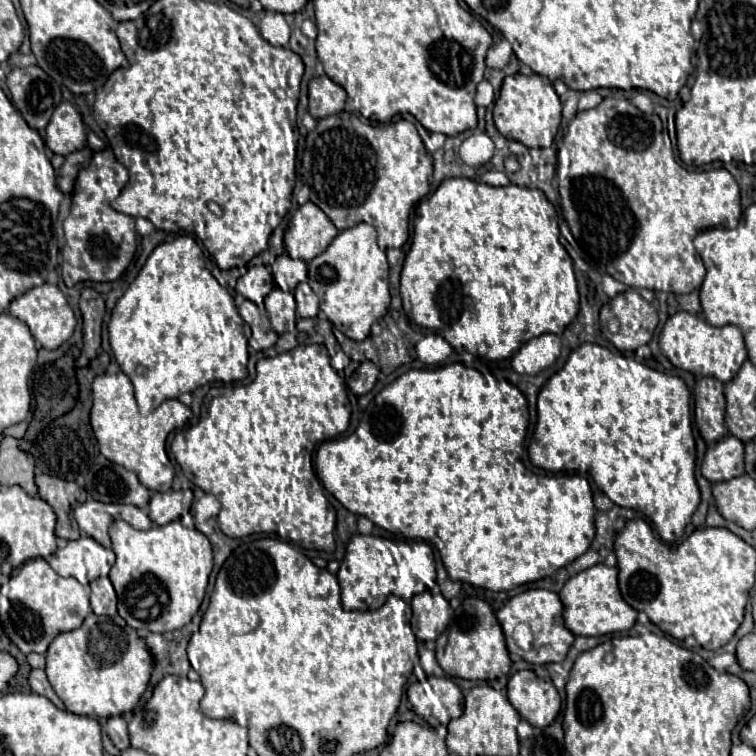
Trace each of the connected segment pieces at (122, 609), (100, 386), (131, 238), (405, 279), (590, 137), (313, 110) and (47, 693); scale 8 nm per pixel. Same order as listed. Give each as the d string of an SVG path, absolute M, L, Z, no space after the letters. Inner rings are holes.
M114 521L110 525L112 551L116 553L116 563L110 571L110 581L118 593L118 613L134 629L146 629L152 633L166 633L190 623L192 615L198 611L210 573L212 573L212 545L204 533L198 529L188 529L180 521L172 521L162 527L152 527L148 531L138 531L126 521Z
M126 373L116 375L98 375L92 383L92 411L90 425L98 439L100 453L138 475L142 485L150 491L170 491L174 479L174 465L168 459L166 439L174 429L184 427L192 419L190 407L180 403L178 399L168 399L160 405L160 409L150 415L142 415L134 401L134 387Z
M110 149L96 151L90 167L78 173L70 213L64 219L64 249L62 249L62 279L68 287L80 281L114 281L130 265L136 253L134 217L118 213L110 207L128 181L128 171L114 159Z
M444 179L440 187L434 191L432 197L420 201L416 209L414 219L414 239L410 253L407 253L400 277L400 297L404 303L404 313L410 317L412 324L423 329L434 329L438 335L442 335L458 353L472 353L482 359L510 359L524 341L530 337L538 337L542 333L554 333L562 335L562 331L574 321L578 315L580 303L578 303L578 285L572 269L572 259L566 253L566 249L558 241L558 217L552 207L552 203L546 199L546 195L538 189L518 187L518 185L506 185L506 187L488 187L482 183L476 183L474 179Z
M606 97L598 107L576 113L562 139L562 147L558 147L556 175L562 215L580 247L580 257L596 271L608 273L634 289L658 289L676 295L700 289L706 267L694 249L694 237L708 227L732 229L742 215L740 189L734 177L724 168L688 171L678 165L660 117L656 113L642 113L626 99ZM610 133L616 133L612 151Z
M314 77L310 81L310 105L308 111L314 119L322 119L340 113L346 103L346 91L330 77Z
M32 669L28 681L30 681L30 687L32 687L34 693L44 695L44 697L50 699L58 709L64 709L64 703L62 703L60 697L54 693L54 689L52 689L52 685L48 683L48 677L46 677L46 673L44 673L42 669Z

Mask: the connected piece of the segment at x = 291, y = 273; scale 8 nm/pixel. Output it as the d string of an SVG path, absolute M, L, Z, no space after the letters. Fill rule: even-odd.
M282 253L272 265L273 278L278 287L286 293L294 291L298 283L307 281L307 265L304 261L292 259L288 253Z

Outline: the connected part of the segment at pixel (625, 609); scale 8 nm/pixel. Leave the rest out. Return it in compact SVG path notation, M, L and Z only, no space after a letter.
M604 563L584 569L572 579L568 579L560 591L560 599L564 605L564 625L574 635L598 637L598 635L628 631L636 623L636 617L638 617L638 611L626 605L626 601L620 595L618 569L606 567Z

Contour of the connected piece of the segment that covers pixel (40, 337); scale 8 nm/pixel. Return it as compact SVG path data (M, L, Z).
M50 283L34 287L34 289L26 291L24 295L16 297L10 303L10 315L18 317L22 323L26 323L30 327L32 337L36 341L40 341L44 349L58 349L62 343L66 343L72 337L74 327L76 327L76 317L74 317L72 307L68 305L62 291Z

